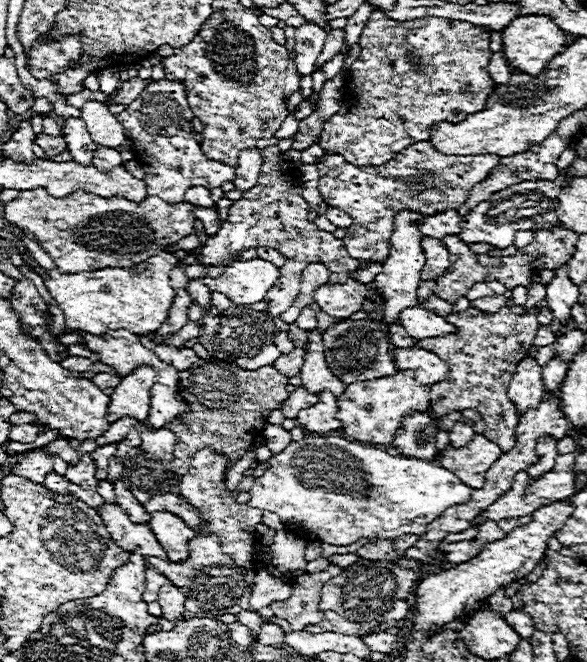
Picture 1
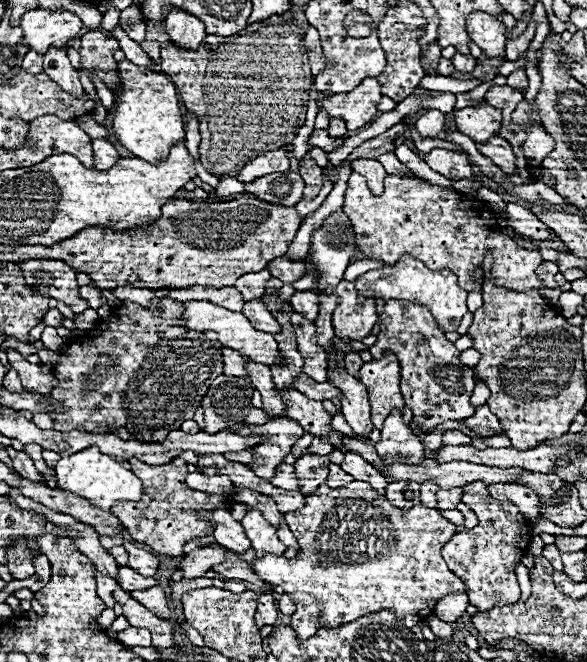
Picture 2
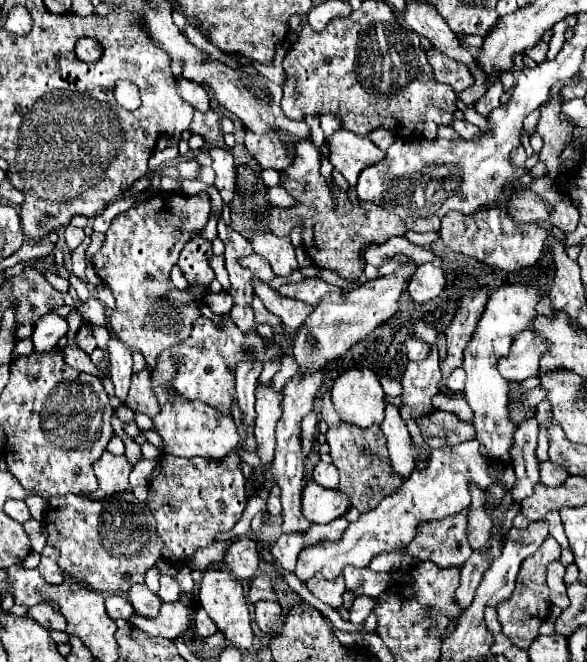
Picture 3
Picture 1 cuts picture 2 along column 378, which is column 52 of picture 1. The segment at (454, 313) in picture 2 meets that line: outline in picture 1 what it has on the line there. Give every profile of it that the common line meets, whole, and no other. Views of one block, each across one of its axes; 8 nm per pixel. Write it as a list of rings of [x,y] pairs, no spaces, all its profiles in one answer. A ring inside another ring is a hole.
[[[158,252],[146,262],[128,268],[104,268],[84,274],[62,274],[58,270],[46,270],[46,284],[50,296],[62,308],[66,328],[88,334],[104,334],[106,330],[130,330],[134,334],[148,334],[158,330],[174,302],[174,290],[170,288],[170,270],[180,260],[170,252]]]

